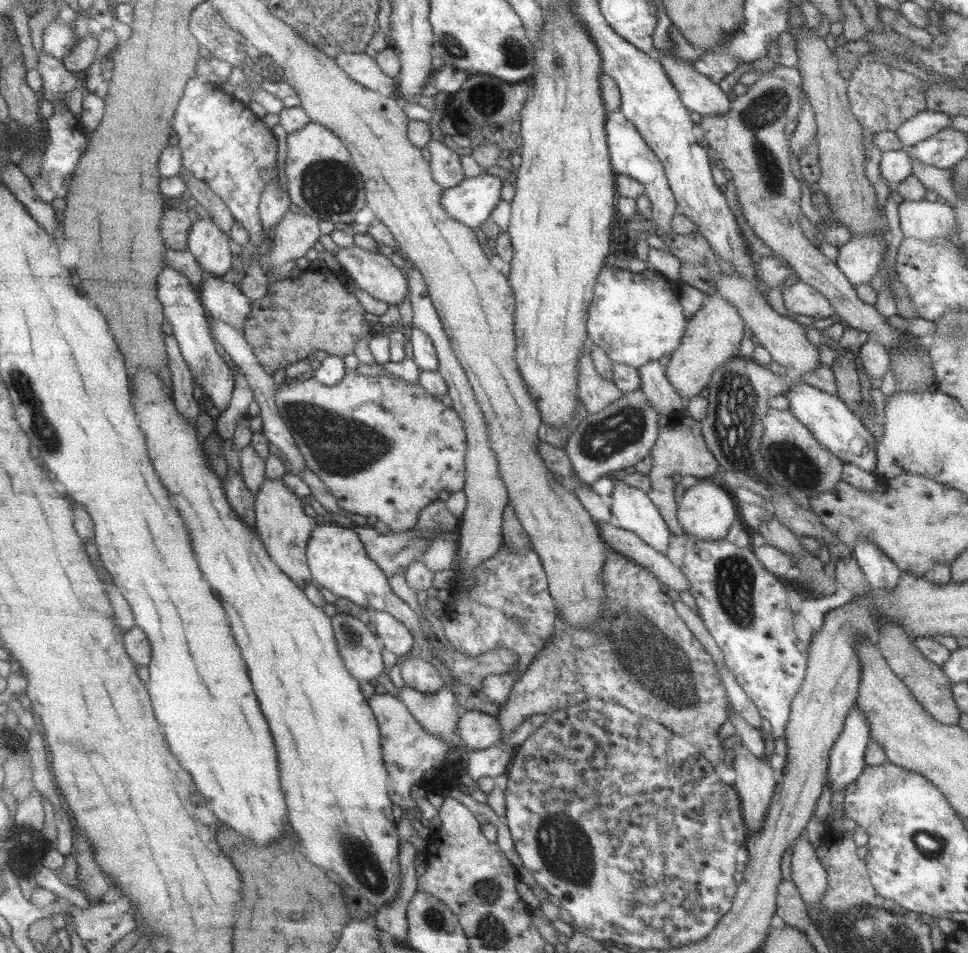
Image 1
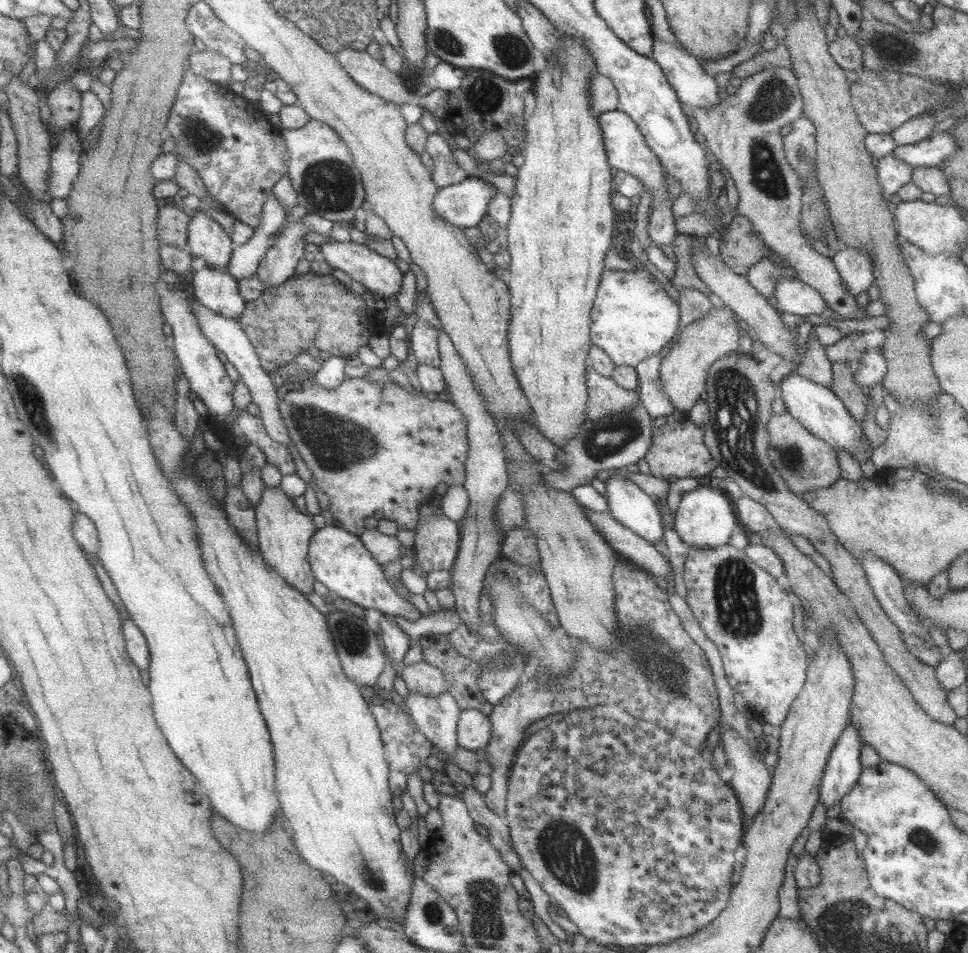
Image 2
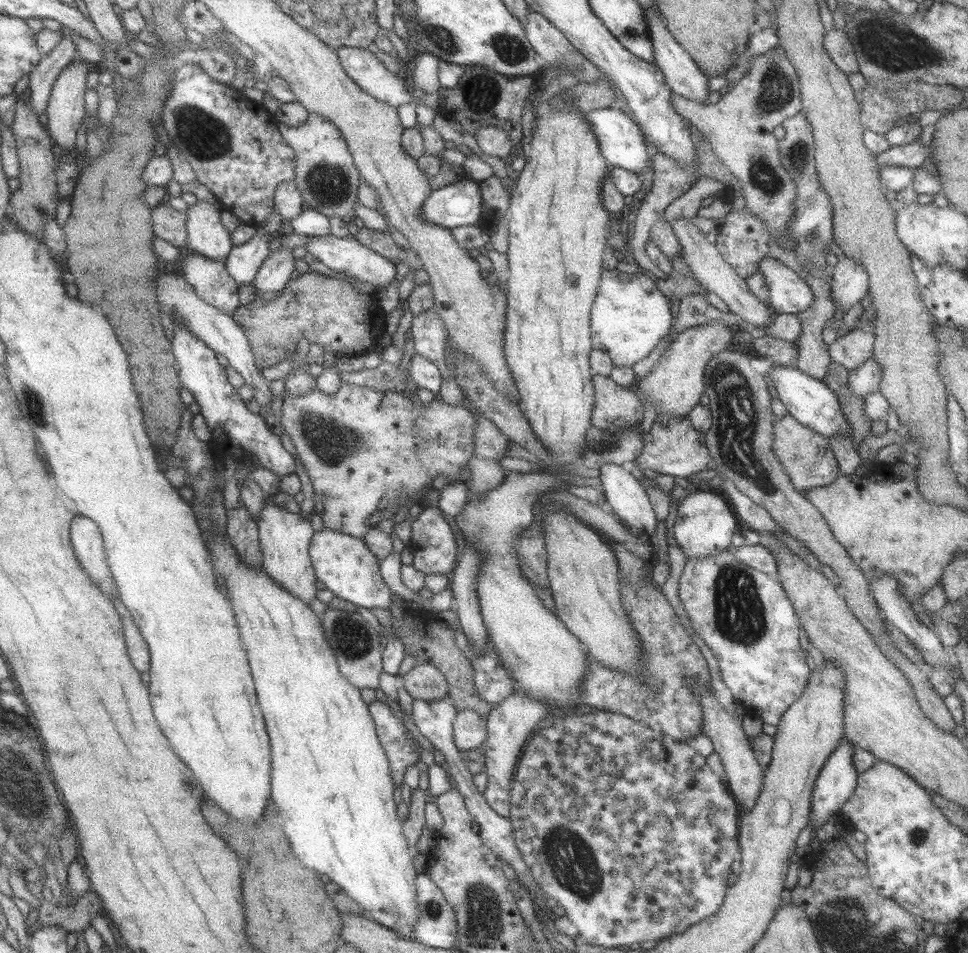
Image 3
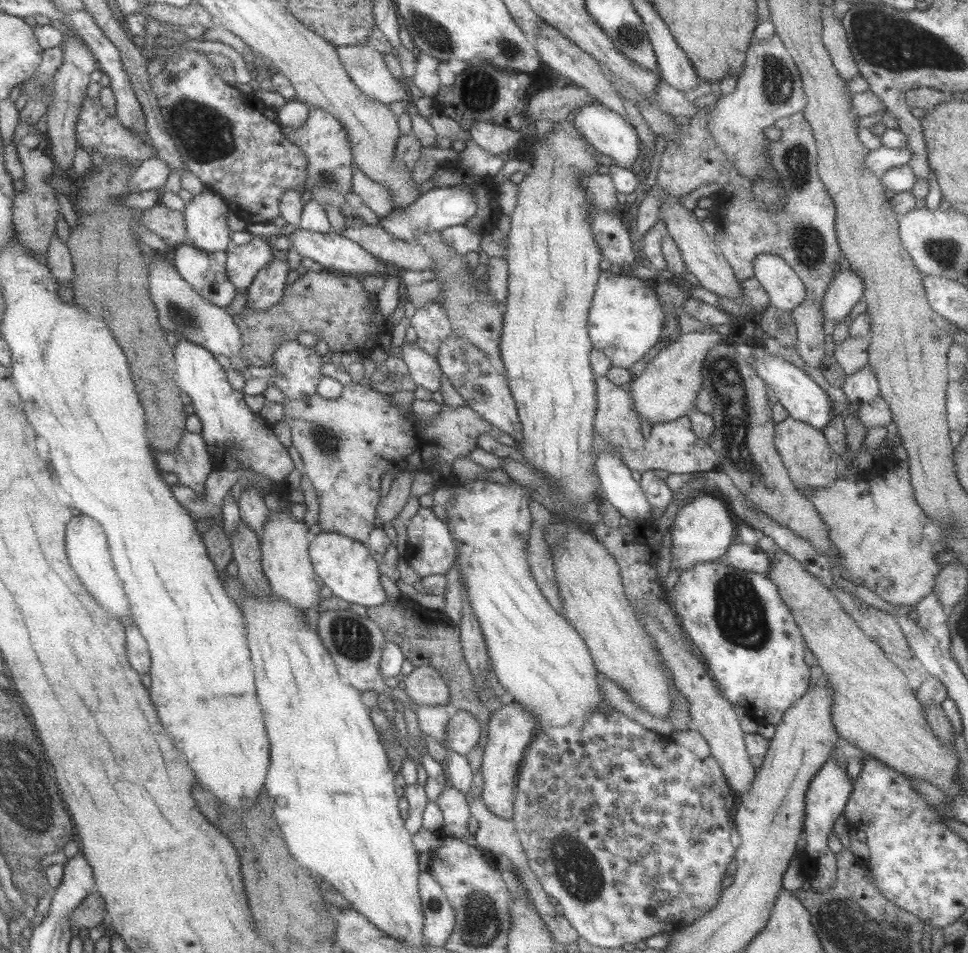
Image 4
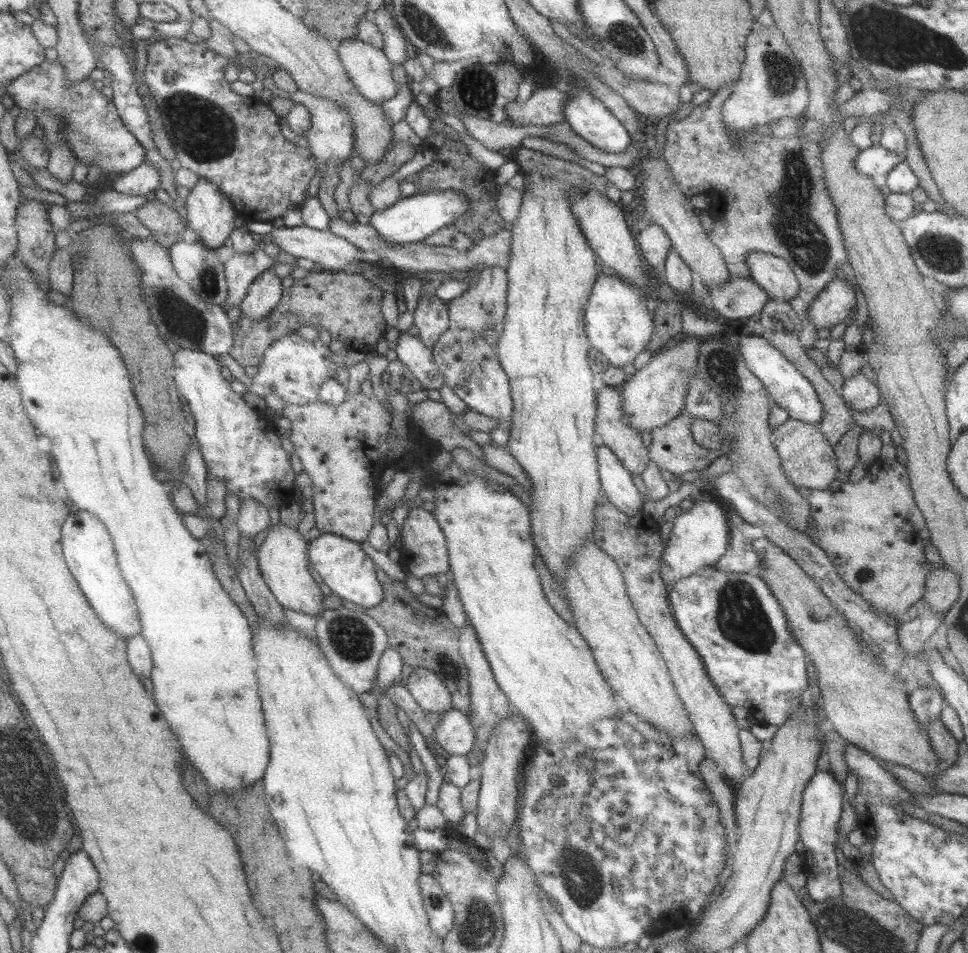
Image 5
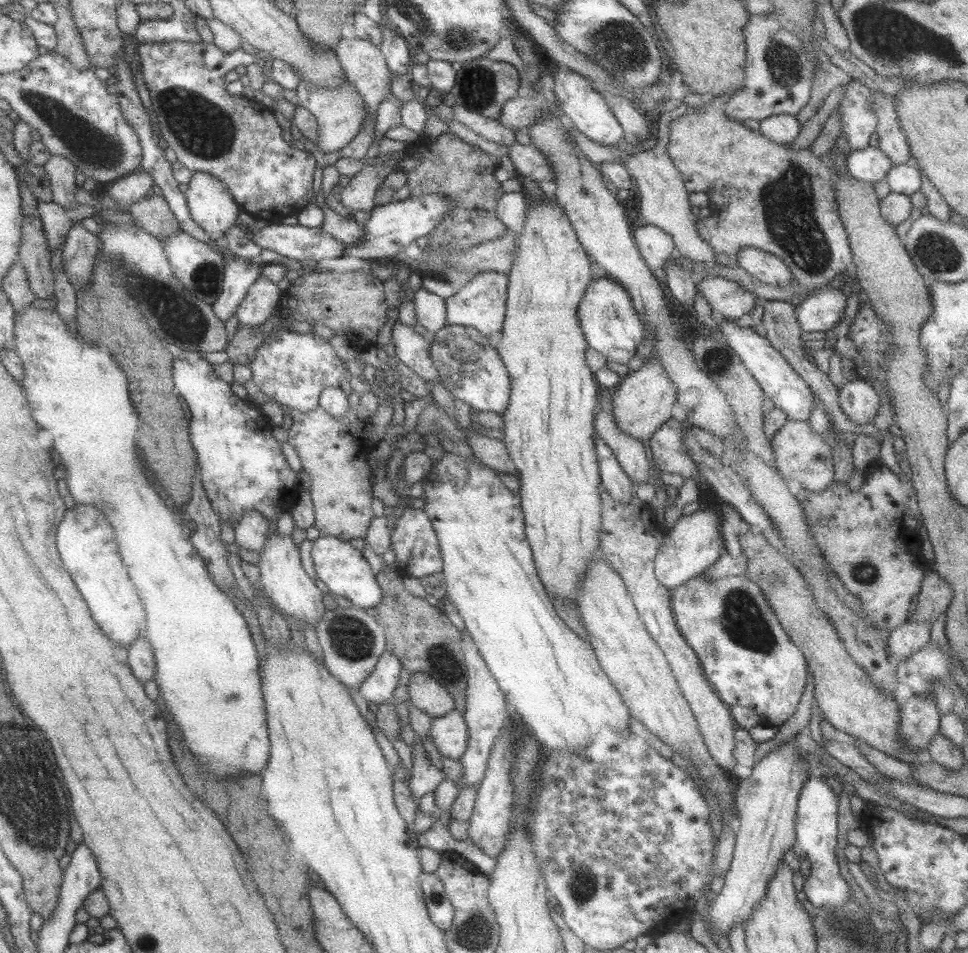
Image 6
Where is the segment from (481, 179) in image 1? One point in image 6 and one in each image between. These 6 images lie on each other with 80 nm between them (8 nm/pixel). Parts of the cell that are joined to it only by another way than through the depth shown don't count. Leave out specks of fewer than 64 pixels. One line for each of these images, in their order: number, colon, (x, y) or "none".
2: (463, 205)
3: (458, 204)
4: (439, 208)
5: (410, 219)
6: (391, 226)

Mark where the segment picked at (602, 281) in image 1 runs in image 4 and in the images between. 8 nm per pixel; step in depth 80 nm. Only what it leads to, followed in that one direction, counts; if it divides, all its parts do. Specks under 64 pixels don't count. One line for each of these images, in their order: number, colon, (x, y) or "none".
2: (632, 317)
3: (629, 315)
4: (624, 320)

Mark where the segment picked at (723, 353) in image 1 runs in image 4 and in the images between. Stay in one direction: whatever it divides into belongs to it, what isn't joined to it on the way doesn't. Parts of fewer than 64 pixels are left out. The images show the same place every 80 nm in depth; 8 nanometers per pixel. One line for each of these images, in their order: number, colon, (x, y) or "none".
2: (682, 372)
3: (674, 384)
4: (664, 390)

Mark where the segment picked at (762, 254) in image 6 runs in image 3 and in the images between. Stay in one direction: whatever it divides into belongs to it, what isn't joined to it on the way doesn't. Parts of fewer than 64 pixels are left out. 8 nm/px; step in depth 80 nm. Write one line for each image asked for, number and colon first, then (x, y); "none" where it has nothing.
3: (788, 293)
4: (785, 290)
5: (771, 273)

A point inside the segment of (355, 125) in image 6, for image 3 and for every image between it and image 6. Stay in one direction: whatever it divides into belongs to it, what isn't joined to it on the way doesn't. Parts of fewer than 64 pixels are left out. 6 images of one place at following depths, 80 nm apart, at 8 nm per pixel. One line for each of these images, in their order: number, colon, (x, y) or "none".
3: (325, 175)
4: (324, 141)
5: (330, 137)

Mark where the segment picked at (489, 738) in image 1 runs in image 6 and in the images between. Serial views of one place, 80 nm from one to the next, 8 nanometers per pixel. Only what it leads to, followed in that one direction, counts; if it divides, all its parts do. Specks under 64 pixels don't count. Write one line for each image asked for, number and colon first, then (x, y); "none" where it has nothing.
2: (473, 729)
3: (469, 729)
4: (462, 731)
5: (453, 733)
6: (448, 733)

